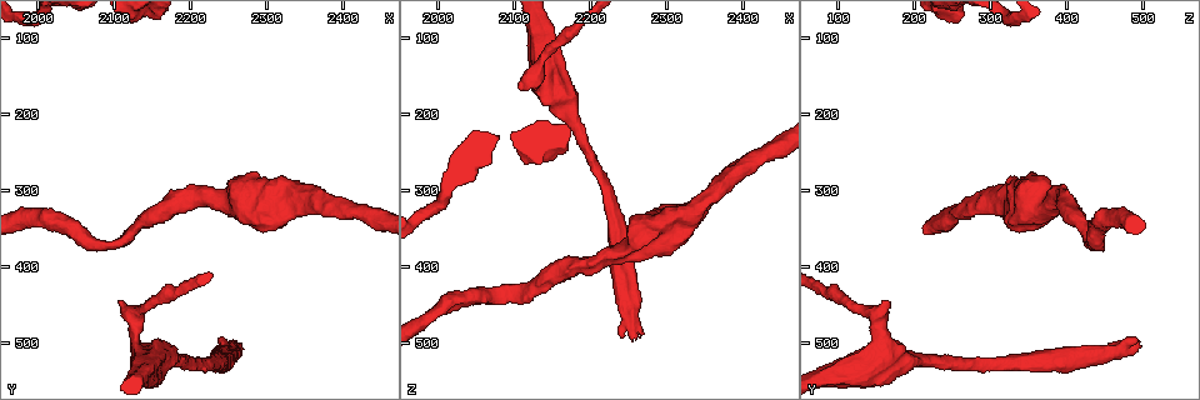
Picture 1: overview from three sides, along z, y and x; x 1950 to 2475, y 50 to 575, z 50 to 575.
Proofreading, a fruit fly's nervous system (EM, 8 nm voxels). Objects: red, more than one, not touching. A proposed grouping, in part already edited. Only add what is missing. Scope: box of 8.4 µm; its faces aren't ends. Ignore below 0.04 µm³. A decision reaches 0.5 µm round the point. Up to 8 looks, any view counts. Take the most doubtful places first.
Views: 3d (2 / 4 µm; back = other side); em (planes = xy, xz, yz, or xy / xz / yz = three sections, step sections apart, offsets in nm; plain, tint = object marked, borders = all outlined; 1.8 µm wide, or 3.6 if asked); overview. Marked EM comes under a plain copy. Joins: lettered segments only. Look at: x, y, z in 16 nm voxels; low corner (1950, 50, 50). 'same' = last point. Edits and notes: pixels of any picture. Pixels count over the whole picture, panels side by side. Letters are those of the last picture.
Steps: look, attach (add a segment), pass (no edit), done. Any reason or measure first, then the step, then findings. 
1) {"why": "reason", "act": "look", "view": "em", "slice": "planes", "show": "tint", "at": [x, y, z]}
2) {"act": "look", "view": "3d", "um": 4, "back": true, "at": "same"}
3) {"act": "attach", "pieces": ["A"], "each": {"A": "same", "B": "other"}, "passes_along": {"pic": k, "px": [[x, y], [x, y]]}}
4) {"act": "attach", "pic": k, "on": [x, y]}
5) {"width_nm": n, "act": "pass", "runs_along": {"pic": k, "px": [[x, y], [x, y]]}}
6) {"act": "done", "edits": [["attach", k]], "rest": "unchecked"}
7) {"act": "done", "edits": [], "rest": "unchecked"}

{"why": "stops while still wide", "act": "look", "view": "3d", "um": 2, "at": [2240, 490, 490]}

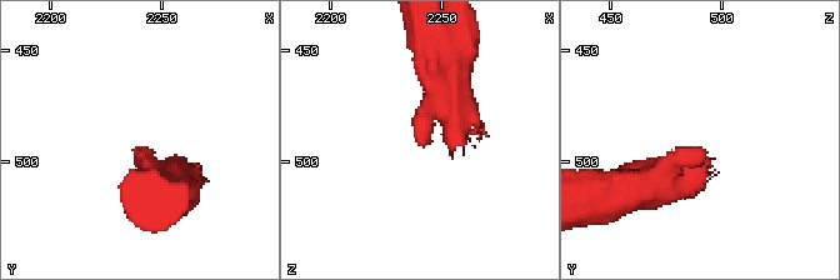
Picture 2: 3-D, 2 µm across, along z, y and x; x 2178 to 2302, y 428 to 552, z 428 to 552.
{"act": "look", "view": "em", "slice": "planes", "show": "borders", "at": [2241, 496, 492]}

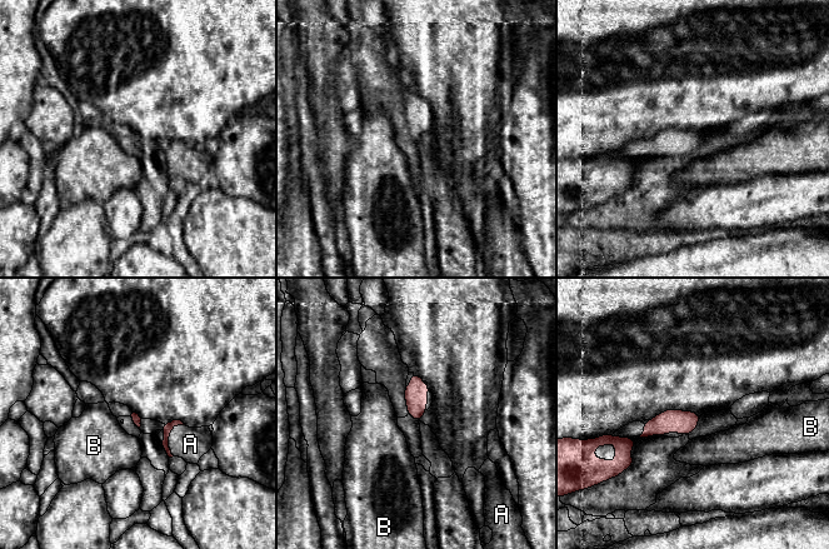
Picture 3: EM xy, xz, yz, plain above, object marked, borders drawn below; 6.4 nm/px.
{"act": "attach", "pieces": ["A"], "each": {"A": "same", "B": "other"}, "passes_along": {"pic": 3, "px": [[168, 427], [169, 437], [190, 444]]}, "found": "it goes on there"}

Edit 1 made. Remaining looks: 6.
{"why": "stops while still wide", "act": "look", "view": "3d", "um": 4, "at": [2325, 285, 325]}

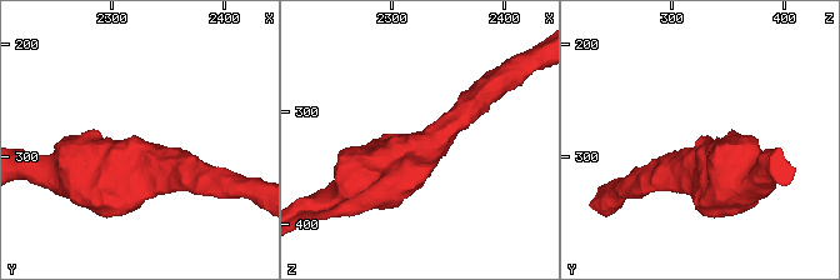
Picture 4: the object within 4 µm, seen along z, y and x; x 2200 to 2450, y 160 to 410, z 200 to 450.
{"why": "need the tissue", "act": "look", "view": "em", "slice": "yz", "step": 16, "show": "tint", "at": [2328, 286, 326]}

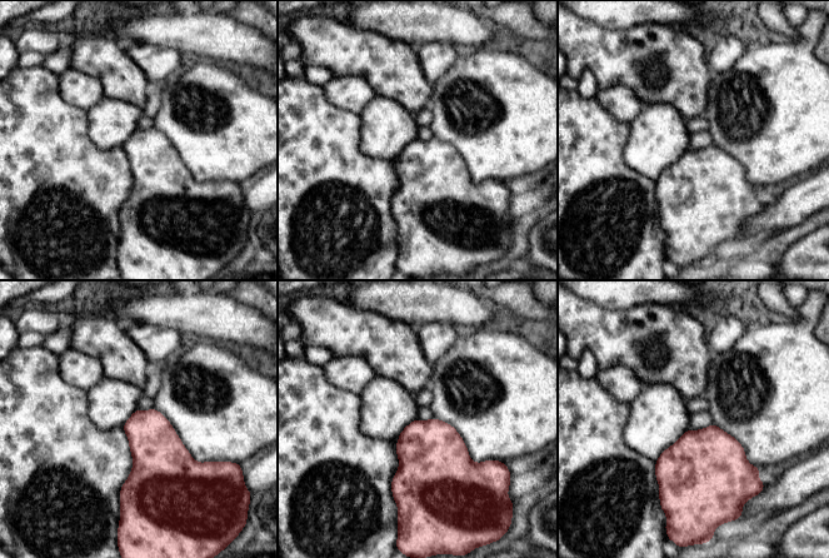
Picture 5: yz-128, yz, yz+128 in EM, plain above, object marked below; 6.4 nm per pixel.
{"act": "look", "view": "em", "slice": "xz", "step": 16, "show": "borders", "at": "same"}

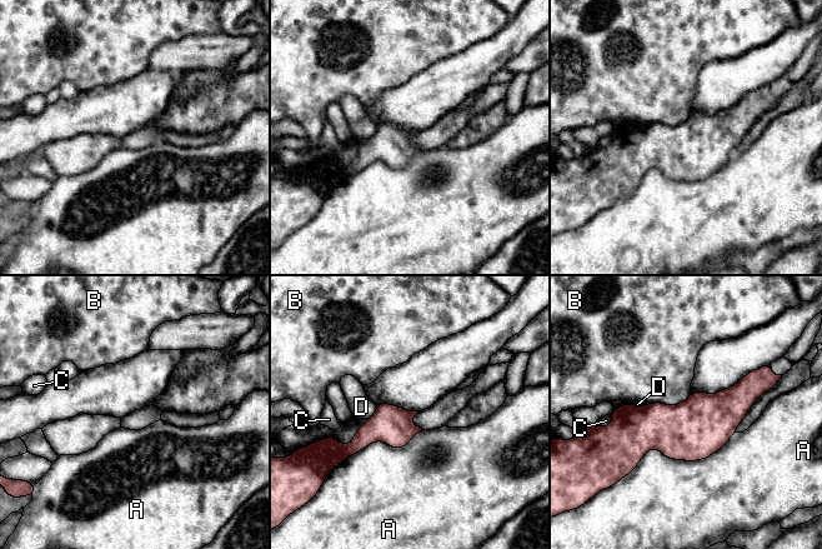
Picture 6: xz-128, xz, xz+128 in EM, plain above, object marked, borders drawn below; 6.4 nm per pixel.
{"act": "pass", "each": {"A": "other", "B": "other", "C": "other", "D": "other"}, "border": {"pic": 6, "px": [[736, 433], [628, 474]]}, "found": "none of them fits"}

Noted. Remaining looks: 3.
{"why": "narrows sharply", "act": "look", "view": "3d", "um": 4, "at": [2100, 370, 430]}

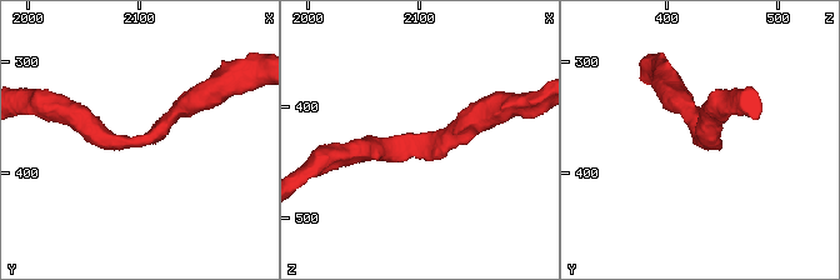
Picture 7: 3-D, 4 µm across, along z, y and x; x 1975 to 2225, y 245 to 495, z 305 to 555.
{"why": "now the EM", "act": "look", "view": "em", "slice": "xy", "step": 8, "show": "tint", "at": [2100, 370, 432]}

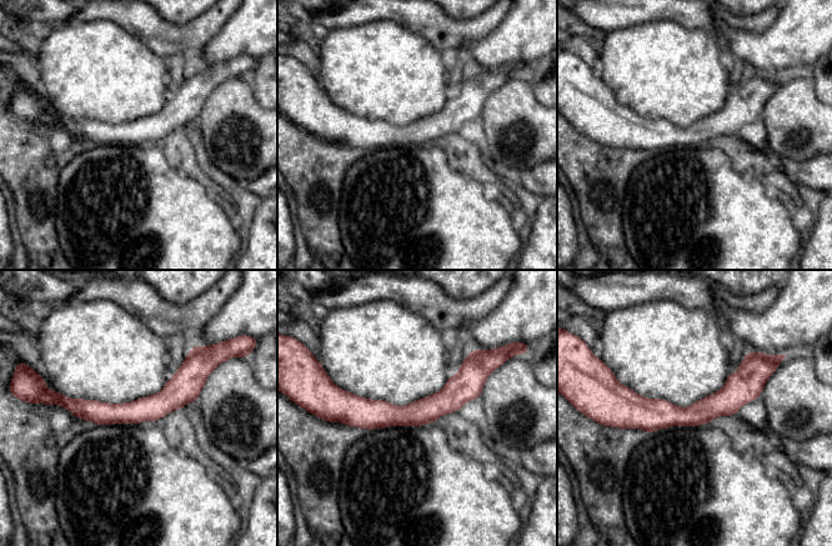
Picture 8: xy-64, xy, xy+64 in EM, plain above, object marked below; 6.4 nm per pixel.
{"why": "cut it another way", "act": "look", "view": "em", "slice": "planes", "show": "borders", "at": "same"}

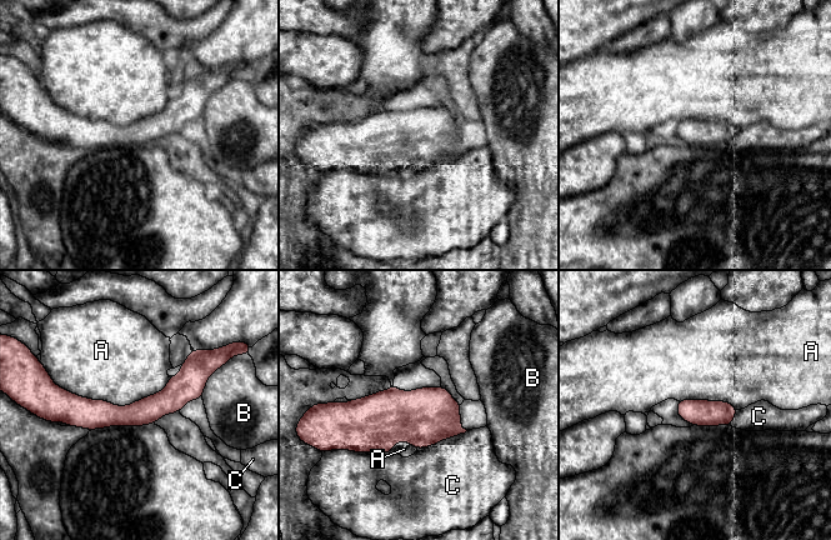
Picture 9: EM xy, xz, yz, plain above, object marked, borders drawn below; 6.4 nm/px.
{"width_nm": 170, "act": "pass", "each": {"A": "other", "B": "other", "C": "other"}, "found": "no lettered segment goes on from it"}

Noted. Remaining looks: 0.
{"act": "done", "edits": [["attach", 3]], "rest": "unchecked"}

